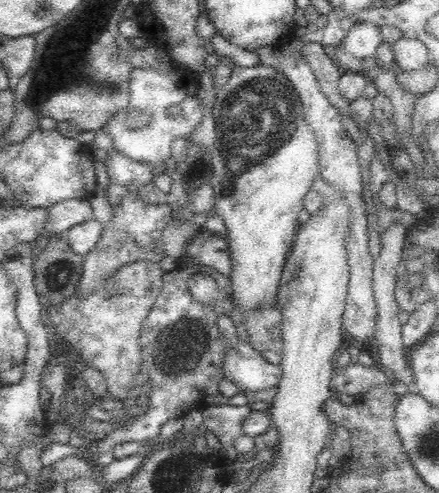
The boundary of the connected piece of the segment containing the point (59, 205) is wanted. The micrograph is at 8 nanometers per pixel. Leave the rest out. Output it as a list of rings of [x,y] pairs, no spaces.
[[[68,199],[56,202],[48,208],[46,234],[63,234],[72,226],[92,217],[92,206],[86,199]]]

